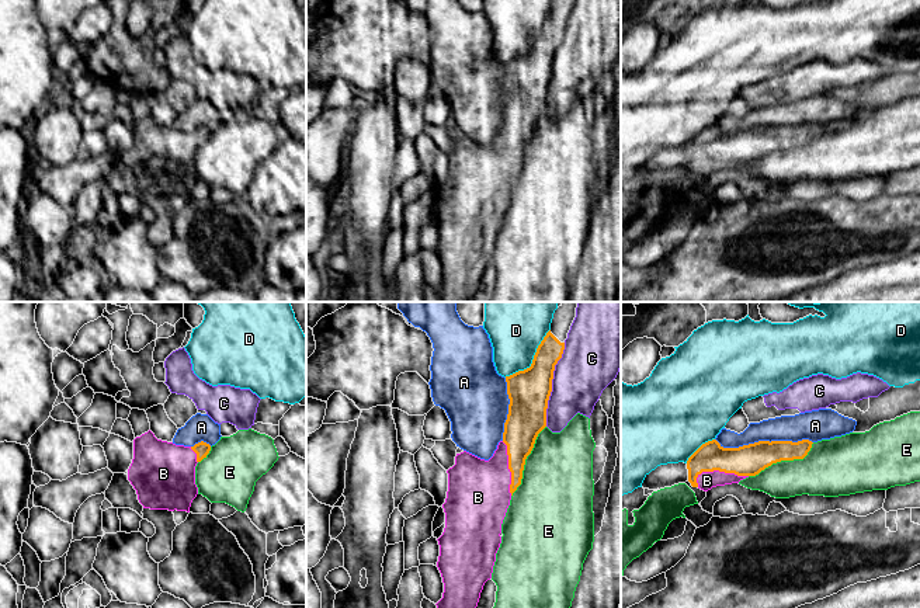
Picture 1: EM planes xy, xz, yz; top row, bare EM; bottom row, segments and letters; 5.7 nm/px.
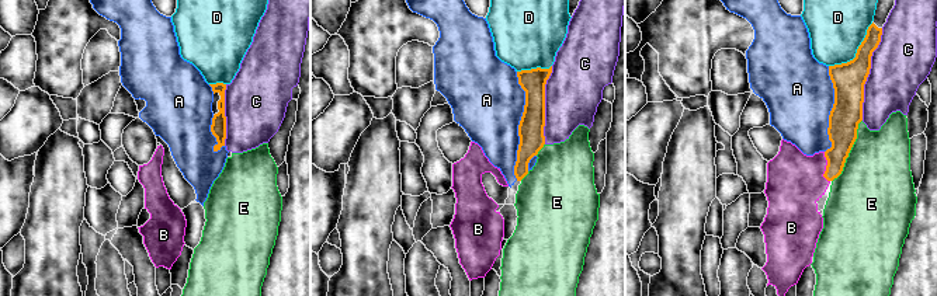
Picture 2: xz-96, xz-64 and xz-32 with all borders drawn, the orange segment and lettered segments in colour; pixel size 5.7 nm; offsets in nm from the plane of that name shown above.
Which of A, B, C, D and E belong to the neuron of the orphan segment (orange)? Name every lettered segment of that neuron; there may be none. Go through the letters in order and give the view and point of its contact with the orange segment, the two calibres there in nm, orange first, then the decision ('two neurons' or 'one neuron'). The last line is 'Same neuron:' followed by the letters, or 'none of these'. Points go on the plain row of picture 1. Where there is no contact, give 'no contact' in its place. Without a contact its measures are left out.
A: yz (764, 127) | 180/160 nm | two neurons
B: yz (719, 156) | 180/100 nm | one neuron
C: xz (551, 70) | 240/320 nm | two neurons
D: xz (533, 45) | 240/280 nm | two neurons
E: yz (783, 145) | 180/280 nm | two neurons
Same neuron: B

